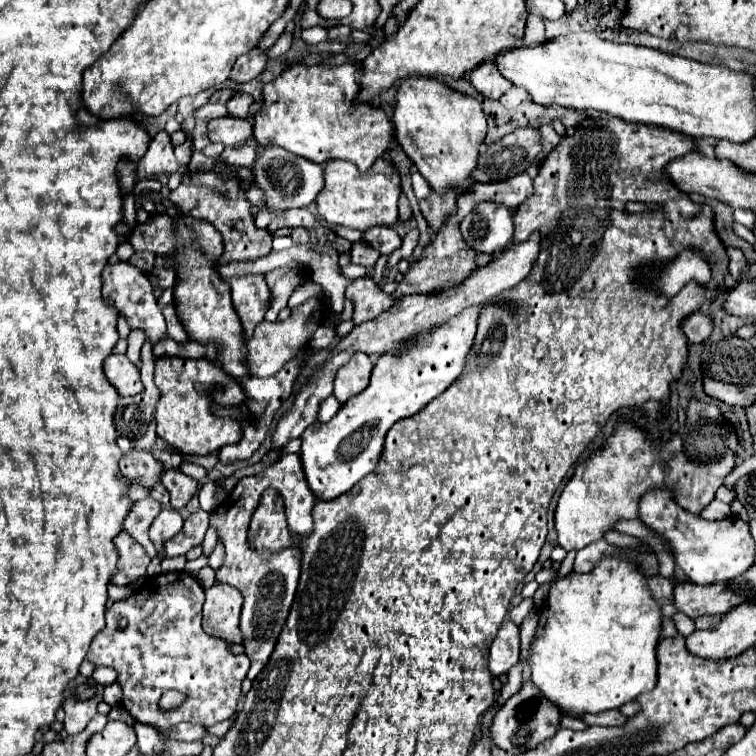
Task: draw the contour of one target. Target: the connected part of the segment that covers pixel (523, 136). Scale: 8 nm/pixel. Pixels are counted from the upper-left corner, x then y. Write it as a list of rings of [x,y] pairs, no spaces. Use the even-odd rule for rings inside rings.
[[[538,127],[516,129],[480,153],[480,165],[474,171],[476,181],[494,183],[524,173],[540,151],[542,135]]]

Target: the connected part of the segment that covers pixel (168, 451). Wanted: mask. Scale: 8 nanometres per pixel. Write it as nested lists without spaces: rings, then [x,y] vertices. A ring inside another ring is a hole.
[[[156,439],[152,451],[156,451],[156,459],[160,459],[164,463],[164,469],[178,469],[180,463],[184,461],[184,455],[172,447],[168,447],[168,443],[164,443],[164,439]]]

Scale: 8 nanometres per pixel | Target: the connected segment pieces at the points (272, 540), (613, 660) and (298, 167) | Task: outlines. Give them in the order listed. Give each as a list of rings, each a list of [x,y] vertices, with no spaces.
[[[266,489],[250,521],[250,543],[254,543],[256,551],[260,553],[280,553],[280,547],[286,549],[296,543],[296,535],[292,535],[290,531],[286,531],[286,535],[280,535],[280,528],[285,528],[286,525],[284,499],[276,489]]]
[[[630,547],[626,557],[602,559],[590,573],[566,575],[552,583],[548,591],[546,603],[542,605],[544,611],[540,611],[536,639],[532,643],[532,681],[568,717],[578,719],[578,715],[584,713],[618,709],[620,705],[634,701],[640,693],[656,687],[656,647],[662,639],[662,609],[648,589],[648,575],[642,573],[636,561],[638,555],[656,555],[656,551],[652,547]]]
[[[262,147],[258,149],[256,169],[254,169],[256,183],[266,193],[266,203],[270,209],[290,209],[290,207],[306,207],[310,205],[324,187],[324,171],[322,165],[292,155],[280,147]]]

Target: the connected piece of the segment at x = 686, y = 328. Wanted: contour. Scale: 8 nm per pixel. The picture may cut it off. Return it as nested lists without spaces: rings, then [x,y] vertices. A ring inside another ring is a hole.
[[[692,313],[680,323],[690,345],[700,345],[712,333],[712,319],[704,313]]]

